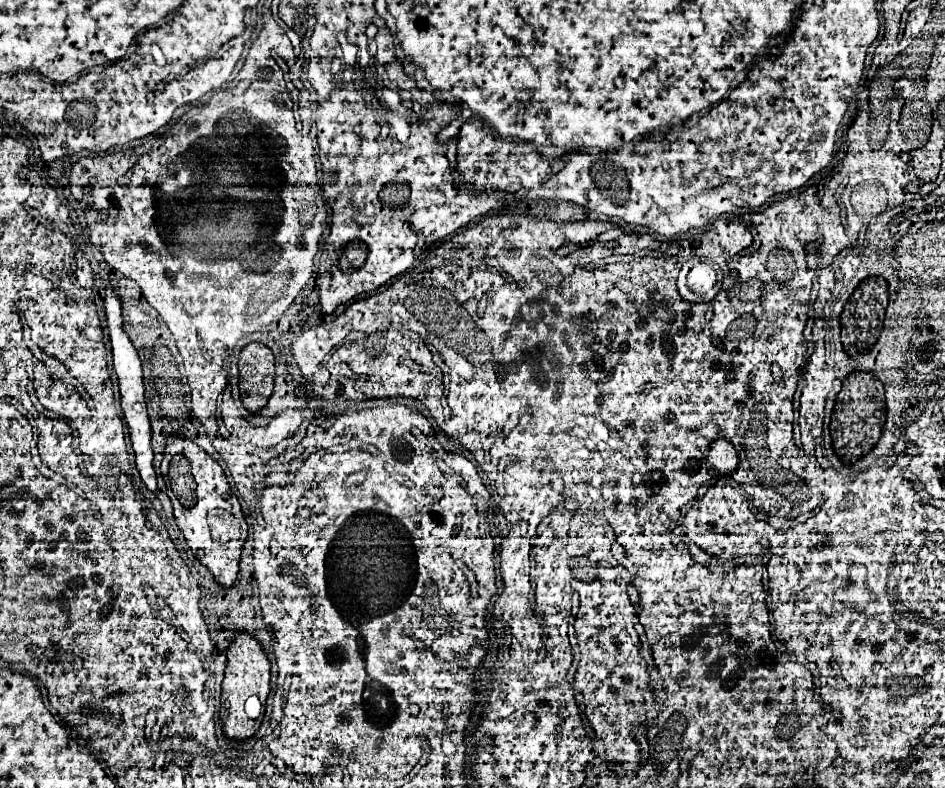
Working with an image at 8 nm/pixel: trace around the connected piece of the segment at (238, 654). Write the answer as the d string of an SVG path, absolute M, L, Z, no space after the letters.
M236 632L236 636L230 642L230 648L226 650L228 664L226 674L222 682L222 694L220 694L220 722L224 728L224 734L234 740L246 740L260 728L260 718L252 720L244 712L244 702L248 696L256 694L260 696L260 702L266 702L266 696L270 692L270 662L262 648L262 644L250 634L250 632Z

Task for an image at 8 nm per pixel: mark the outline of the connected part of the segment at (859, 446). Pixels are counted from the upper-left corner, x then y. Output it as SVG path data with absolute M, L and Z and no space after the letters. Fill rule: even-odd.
M852 372L842 384L842 390L836 396L832 422L830 422L830 434L832 434L832 446L836 454L844 462L856 462L860 456L870 452L870 448L876 446L882 426L886 422L886 406L884 406L884 386L874 374L870 372Z

